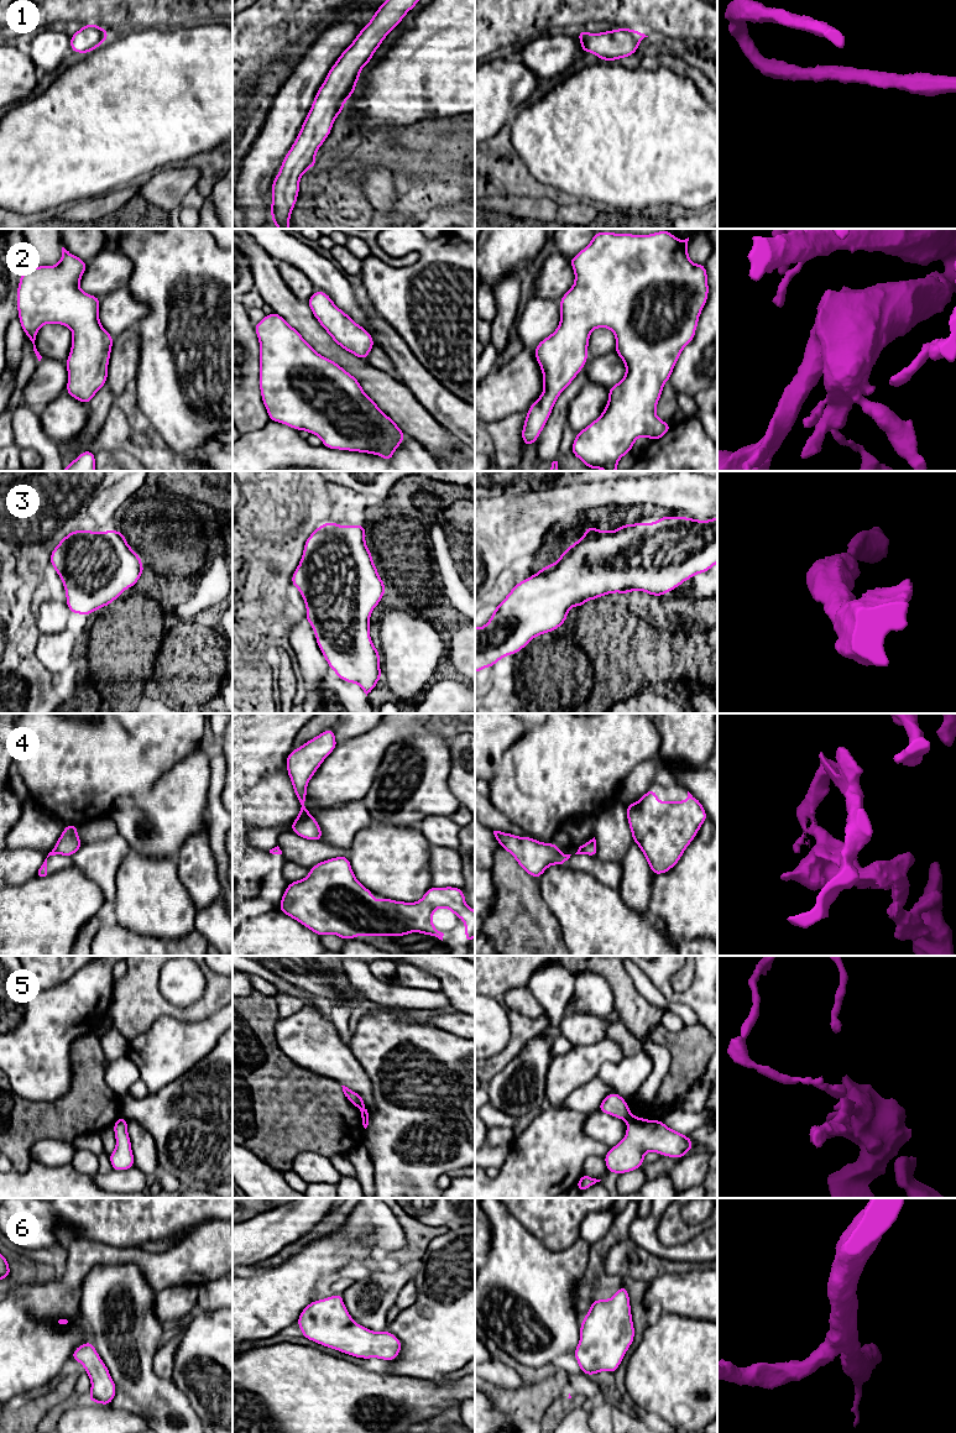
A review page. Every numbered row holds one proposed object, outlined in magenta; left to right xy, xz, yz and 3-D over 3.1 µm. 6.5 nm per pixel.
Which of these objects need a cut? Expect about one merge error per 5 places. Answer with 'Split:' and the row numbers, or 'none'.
Split: 4, 5

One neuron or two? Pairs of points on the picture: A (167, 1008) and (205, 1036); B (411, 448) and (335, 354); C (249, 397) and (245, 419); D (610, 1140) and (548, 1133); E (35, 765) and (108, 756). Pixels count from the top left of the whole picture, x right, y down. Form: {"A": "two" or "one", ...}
{"A": "two", "B": "two", "C": "one", "D": "two", "E": "one"}

